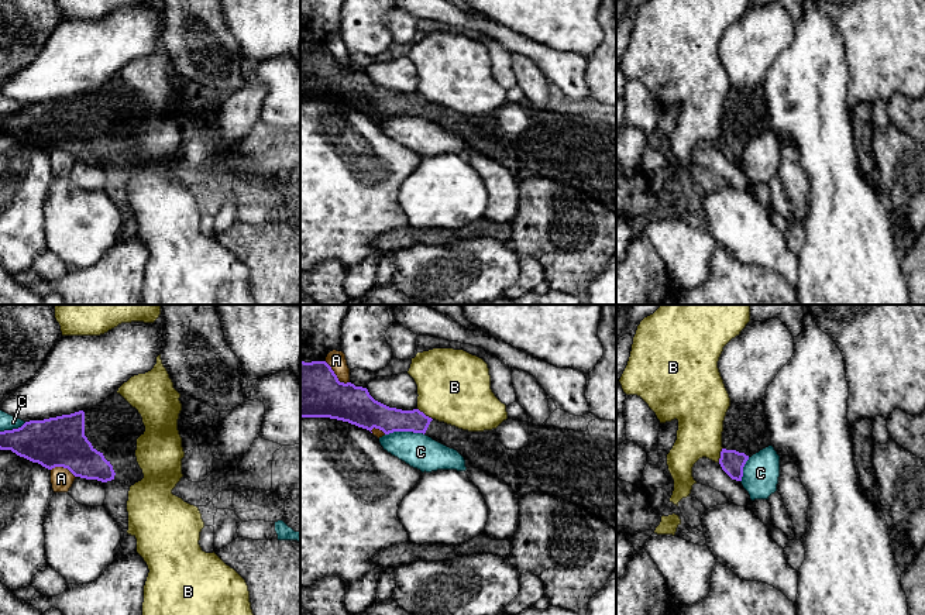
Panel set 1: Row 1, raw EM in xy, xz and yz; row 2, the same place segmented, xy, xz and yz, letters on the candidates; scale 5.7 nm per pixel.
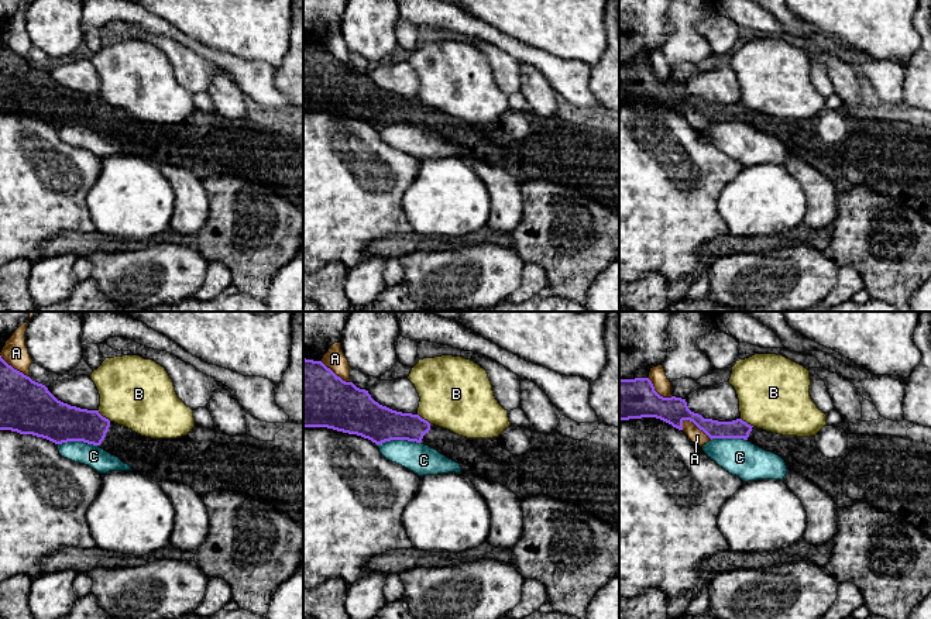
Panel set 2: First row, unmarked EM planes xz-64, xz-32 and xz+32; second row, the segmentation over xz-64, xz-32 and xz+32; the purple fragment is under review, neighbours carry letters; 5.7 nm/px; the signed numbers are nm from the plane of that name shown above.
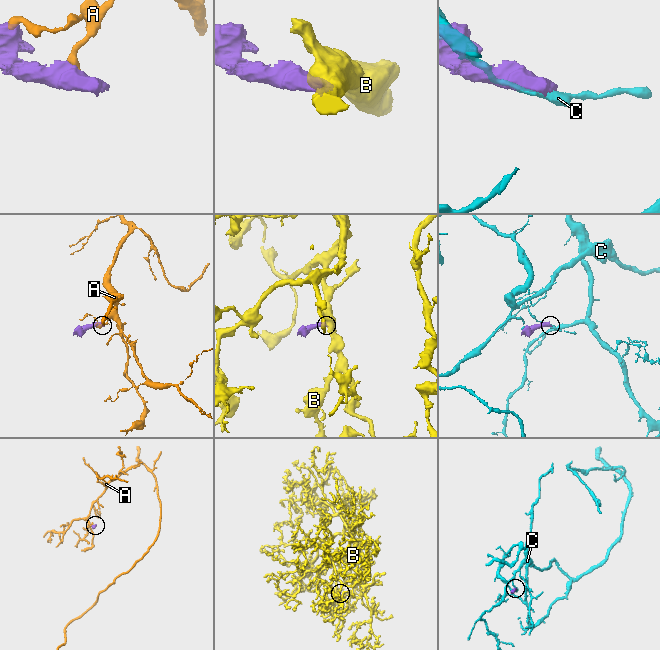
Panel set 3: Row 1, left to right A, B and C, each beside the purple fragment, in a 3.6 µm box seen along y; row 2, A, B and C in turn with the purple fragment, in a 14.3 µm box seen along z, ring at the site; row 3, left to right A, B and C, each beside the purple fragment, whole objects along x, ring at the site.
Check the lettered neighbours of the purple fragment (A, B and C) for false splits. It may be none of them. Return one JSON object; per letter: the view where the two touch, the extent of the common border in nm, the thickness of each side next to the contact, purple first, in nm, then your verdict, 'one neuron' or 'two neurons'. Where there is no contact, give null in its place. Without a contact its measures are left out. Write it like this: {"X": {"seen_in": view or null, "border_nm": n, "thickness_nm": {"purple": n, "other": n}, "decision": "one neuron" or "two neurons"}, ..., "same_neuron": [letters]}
{"A": {"seen_in": "xz", "border_nm": 190, "thickness_nm": {"purple": 320, "other": 100}, "decision": "two neurons"}, "B": {"seen_in": "xz", "border_nm": 110, "thickness_nm": {"purple": 140, "other": 420}, "decision": "two neurons"}, "C": {"seen_in": "xz", "border_nm": 220, "thickness_nm": {"purple": 180, "other": 200}, "decision": "two neurons"}, "same_neuron": []}

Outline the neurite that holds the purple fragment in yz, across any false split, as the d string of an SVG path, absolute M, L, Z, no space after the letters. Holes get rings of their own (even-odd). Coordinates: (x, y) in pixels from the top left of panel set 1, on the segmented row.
M730 403L722 432L719 464L736 481L742 481L746 461L771 446L763 403Z

